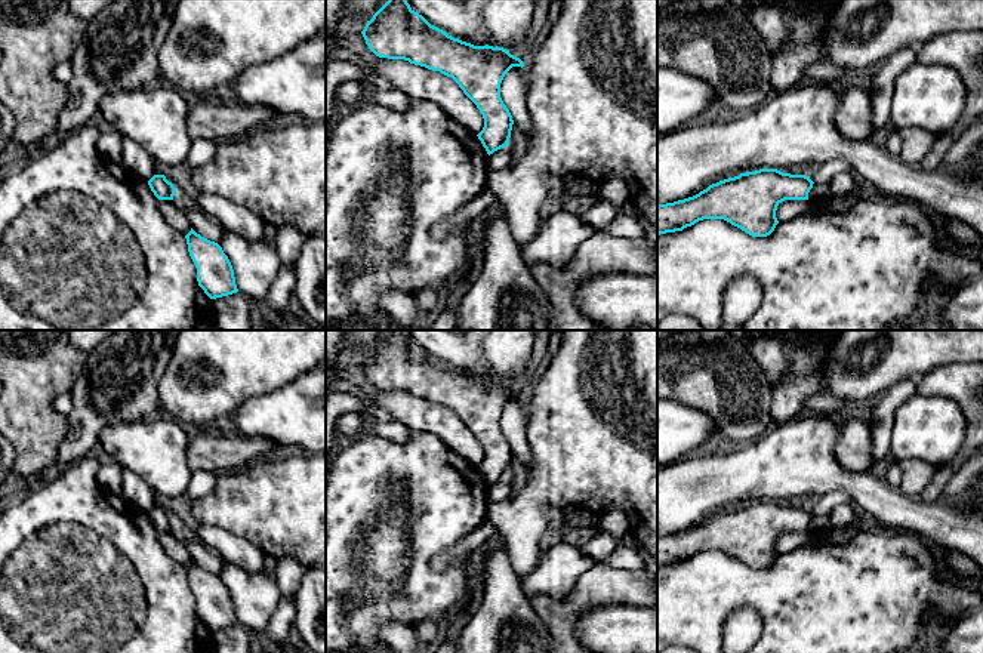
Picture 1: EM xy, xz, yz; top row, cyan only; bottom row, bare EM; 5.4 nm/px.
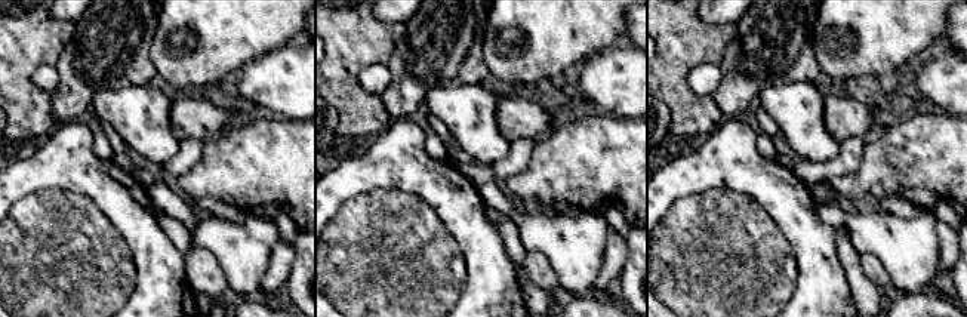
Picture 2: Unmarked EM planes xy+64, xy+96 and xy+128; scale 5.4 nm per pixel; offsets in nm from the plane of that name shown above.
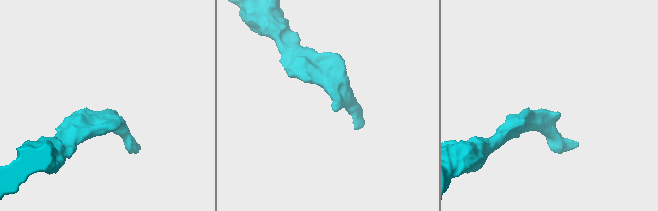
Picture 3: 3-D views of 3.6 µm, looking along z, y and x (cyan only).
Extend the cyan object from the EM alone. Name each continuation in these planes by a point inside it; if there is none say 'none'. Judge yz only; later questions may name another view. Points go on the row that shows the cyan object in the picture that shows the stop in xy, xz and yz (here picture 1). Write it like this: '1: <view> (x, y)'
none

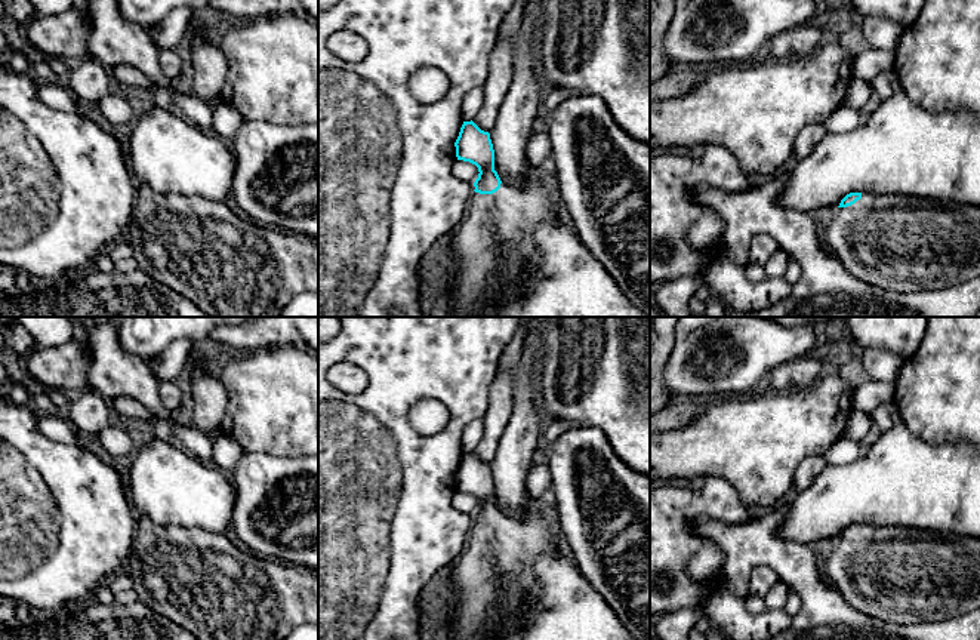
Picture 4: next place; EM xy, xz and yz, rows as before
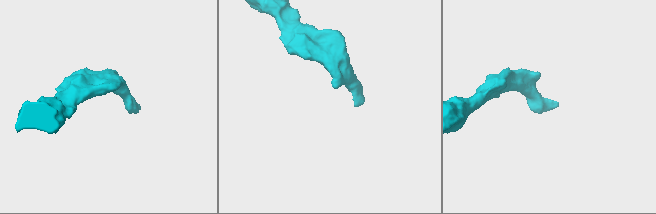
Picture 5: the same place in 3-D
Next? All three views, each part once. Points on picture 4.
1: xz (493, 246)

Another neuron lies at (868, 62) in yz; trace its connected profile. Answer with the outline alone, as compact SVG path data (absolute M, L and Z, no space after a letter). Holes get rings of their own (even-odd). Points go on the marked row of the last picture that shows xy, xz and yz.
M856 47L851 77L872 81L881 71L891 70L894 53L888 50L876 50L873 47Z

